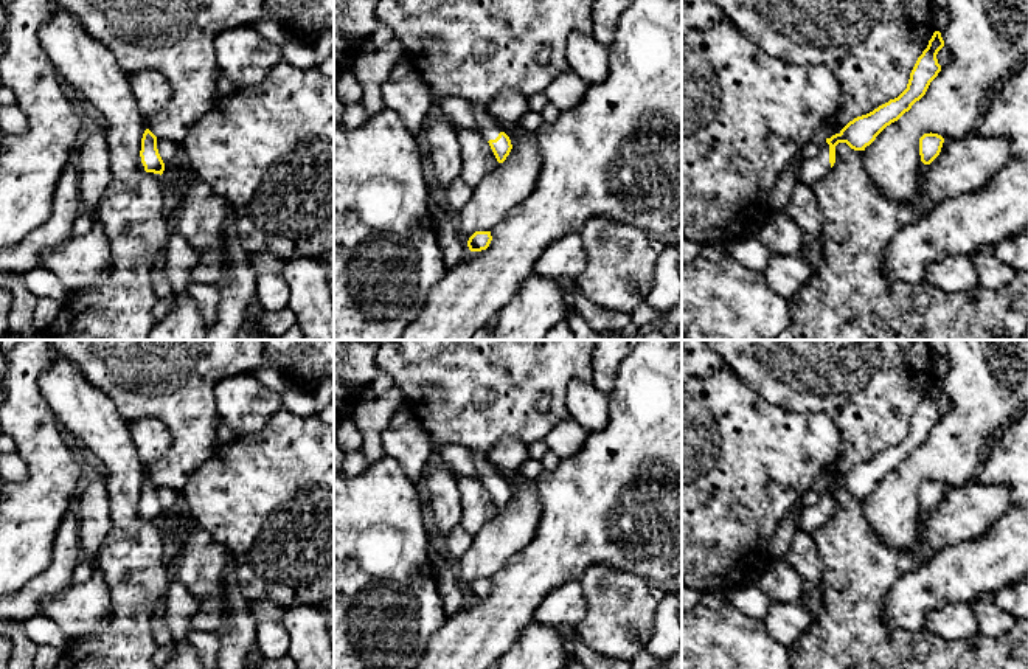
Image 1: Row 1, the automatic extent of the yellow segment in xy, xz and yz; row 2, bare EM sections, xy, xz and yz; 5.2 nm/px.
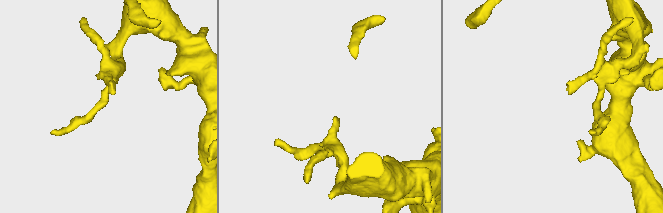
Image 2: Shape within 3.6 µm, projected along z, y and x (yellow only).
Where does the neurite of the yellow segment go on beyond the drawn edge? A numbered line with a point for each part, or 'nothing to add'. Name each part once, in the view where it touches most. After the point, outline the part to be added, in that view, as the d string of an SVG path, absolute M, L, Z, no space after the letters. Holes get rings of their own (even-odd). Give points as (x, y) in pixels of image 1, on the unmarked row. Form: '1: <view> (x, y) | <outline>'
1: yz (811, 517) | M820 489L820 500L812 506L804 506L798 514L797 531L812 534L818 529L829 517L829 492Z

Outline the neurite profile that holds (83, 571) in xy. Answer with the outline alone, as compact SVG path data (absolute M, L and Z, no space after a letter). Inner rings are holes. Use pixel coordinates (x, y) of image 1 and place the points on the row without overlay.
M81 559L73 570L73 585L87 582L93 576L95 568L95 565Z

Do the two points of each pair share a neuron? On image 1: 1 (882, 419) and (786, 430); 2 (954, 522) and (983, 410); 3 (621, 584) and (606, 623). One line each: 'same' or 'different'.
1: different
2: different
3: same

